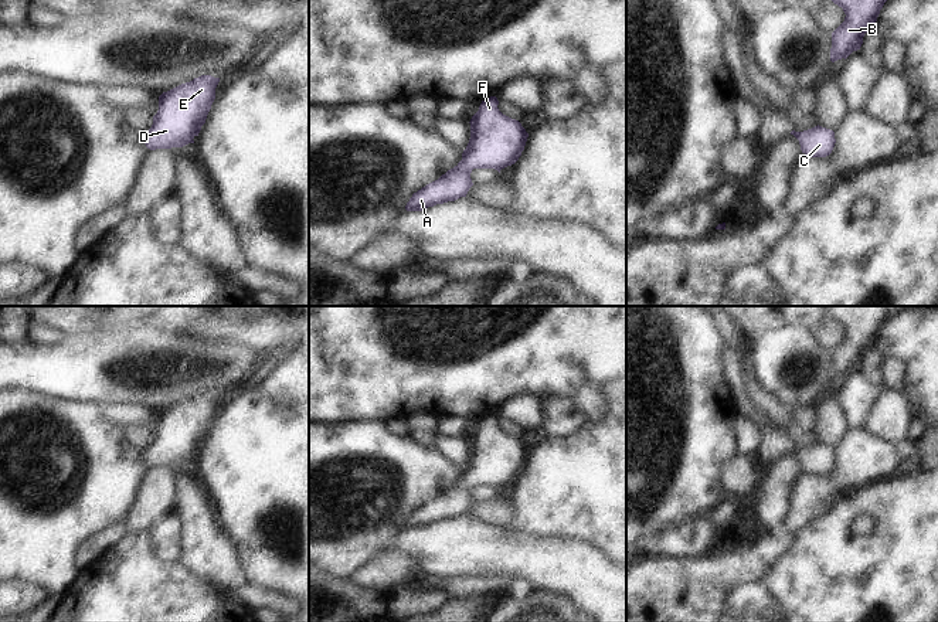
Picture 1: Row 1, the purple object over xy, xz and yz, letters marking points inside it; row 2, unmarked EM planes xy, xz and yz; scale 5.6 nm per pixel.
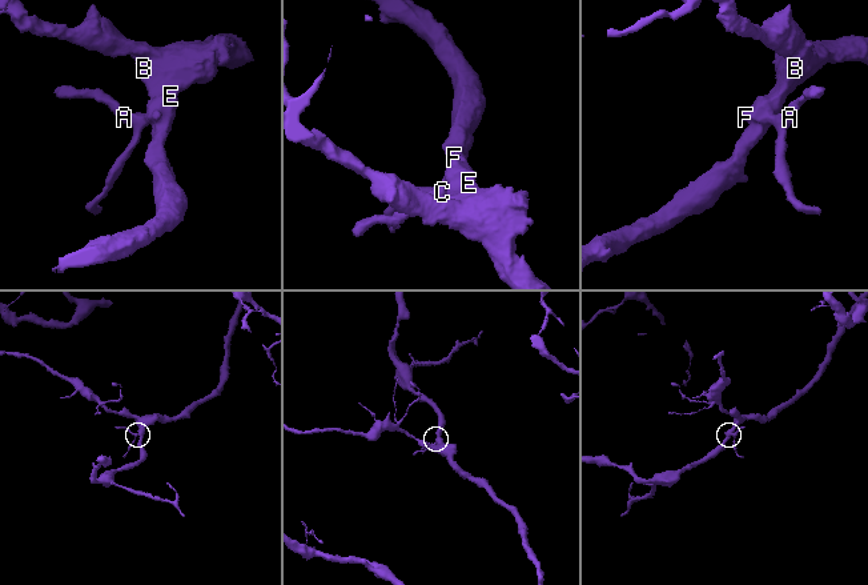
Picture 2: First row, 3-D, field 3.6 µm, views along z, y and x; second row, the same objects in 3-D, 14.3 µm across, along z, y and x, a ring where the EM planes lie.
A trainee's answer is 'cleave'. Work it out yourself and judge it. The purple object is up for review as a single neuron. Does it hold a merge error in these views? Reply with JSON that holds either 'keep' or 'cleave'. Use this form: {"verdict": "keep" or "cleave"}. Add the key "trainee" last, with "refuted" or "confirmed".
{"verdict": "keep", "trainee": "refuted"}

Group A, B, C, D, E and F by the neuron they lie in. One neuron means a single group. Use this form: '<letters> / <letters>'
A B C D E F

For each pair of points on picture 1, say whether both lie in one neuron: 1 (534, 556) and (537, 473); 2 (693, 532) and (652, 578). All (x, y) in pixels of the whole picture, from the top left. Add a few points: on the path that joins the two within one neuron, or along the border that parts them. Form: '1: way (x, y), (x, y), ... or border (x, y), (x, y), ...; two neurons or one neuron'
1: border (502, 529), (532, 536), (564, 537), (567, 540); two neurons
2: border (703, 553), (690, 558), (658, 556); two neurons

